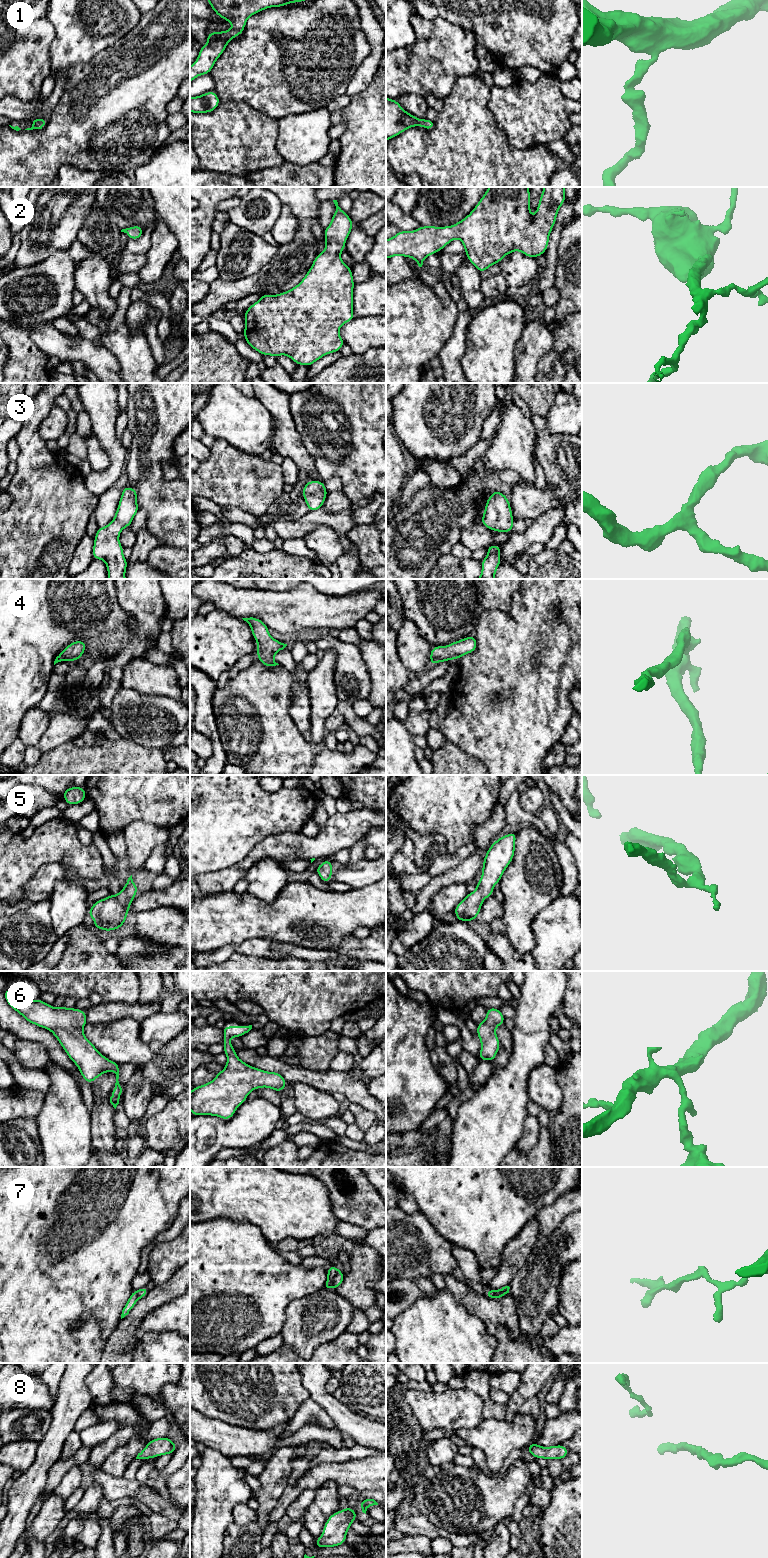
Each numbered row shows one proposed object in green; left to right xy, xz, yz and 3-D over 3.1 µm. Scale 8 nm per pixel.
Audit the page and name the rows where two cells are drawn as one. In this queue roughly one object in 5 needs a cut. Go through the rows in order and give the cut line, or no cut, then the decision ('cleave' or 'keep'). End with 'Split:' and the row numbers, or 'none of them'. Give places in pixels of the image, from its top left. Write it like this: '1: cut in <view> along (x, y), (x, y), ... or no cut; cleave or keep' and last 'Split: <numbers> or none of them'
1: no cut; keep
2: no cut; keep
3: no cut; keep
4: no cut; keep
5: no cut; keep
6: no cut; keep
7: cut in xz along (339, 1271), (335, 1275), (331, 1287); cleave
8: no cut; keep
Split: 7

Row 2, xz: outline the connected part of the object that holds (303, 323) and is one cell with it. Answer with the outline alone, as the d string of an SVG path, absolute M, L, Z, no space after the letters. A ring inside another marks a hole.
M333 200L336 211L332 216L330 225L324 229L325 249L317 254L311 268L303 280L294 288L278 295L261 295L259 301L253 303L244 313L245 329L244 339L247 344L262 355L280 356L287 355L297 365L311 366L323 356L338 352L345 344L339 335L340 327L355 318L353 314L353 281L352 269L340 257L345 250L345 242L354 224L348 213L344 212L337 200Z

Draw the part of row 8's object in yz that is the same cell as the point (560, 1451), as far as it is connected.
M536 1442L531 1443L527 1447L526 1451L533 1455L535 1459L545 1458L546 1460L562 1460L569 1453L569 1450L562 1444L557 1446L541 1447Z

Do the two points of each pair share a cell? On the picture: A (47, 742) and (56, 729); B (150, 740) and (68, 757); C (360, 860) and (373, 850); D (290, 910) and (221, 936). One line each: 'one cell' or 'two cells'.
A: one cell
B: two cells
C: two cells
D: one cell

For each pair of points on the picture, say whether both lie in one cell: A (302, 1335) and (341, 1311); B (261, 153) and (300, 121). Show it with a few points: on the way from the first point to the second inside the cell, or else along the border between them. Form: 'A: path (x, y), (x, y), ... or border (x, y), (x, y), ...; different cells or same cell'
A: path (312, 1325), (318, 1319), (331, 1313); same cell
B: border (277, 120), (275, 148), (285, 162); different cells

